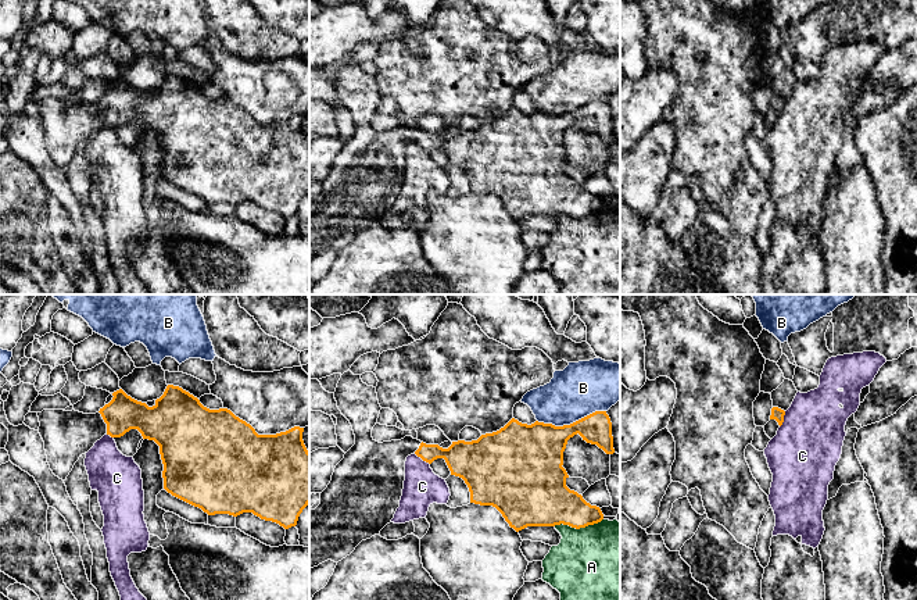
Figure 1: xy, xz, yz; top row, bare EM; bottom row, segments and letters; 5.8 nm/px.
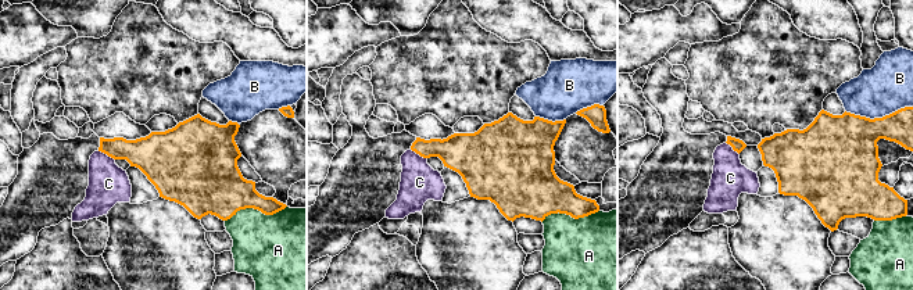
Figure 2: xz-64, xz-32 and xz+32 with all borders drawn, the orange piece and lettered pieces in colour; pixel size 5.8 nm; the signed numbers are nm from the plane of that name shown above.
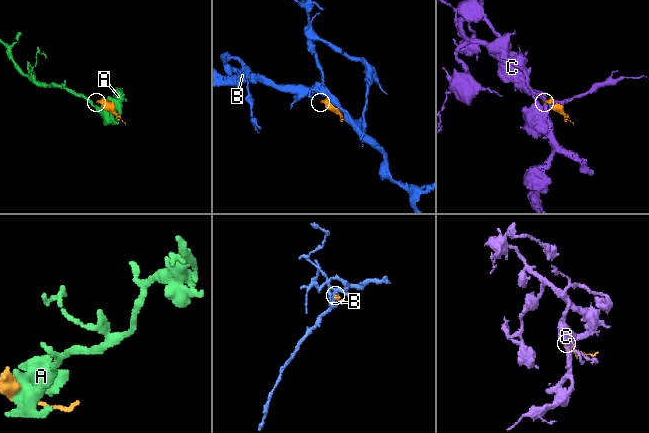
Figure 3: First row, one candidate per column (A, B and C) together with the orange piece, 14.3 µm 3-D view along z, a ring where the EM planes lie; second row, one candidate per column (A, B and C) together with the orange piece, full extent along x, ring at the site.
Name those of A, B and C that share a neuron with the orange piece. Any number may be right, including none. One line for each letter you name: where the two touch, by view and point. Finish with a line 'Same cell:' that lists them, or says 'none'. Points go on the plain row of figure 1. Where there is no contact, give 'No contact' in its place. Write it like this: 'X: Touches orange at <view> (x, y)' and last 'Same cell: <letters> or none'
Same cell: none

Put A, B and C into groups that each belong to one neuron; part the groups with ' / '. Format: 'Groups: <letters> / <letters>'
Groups: A / B / C

